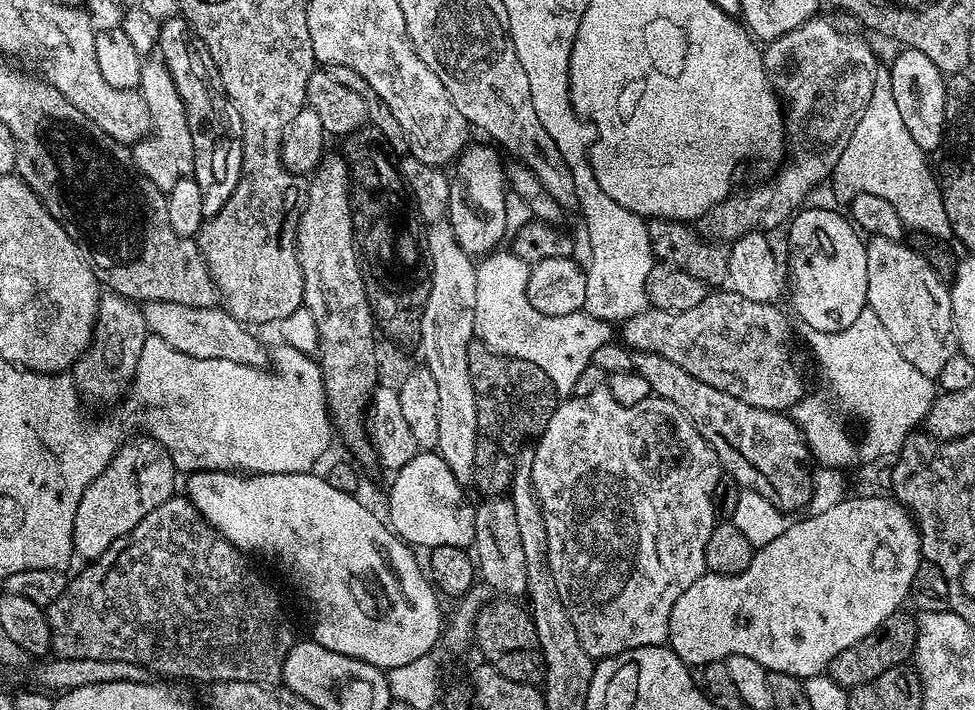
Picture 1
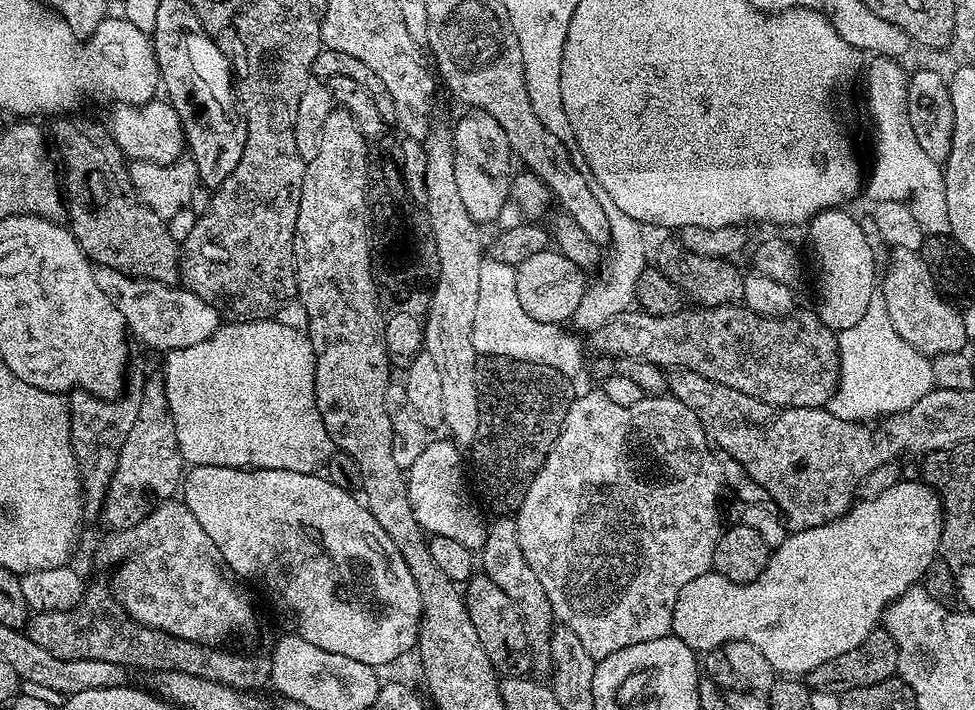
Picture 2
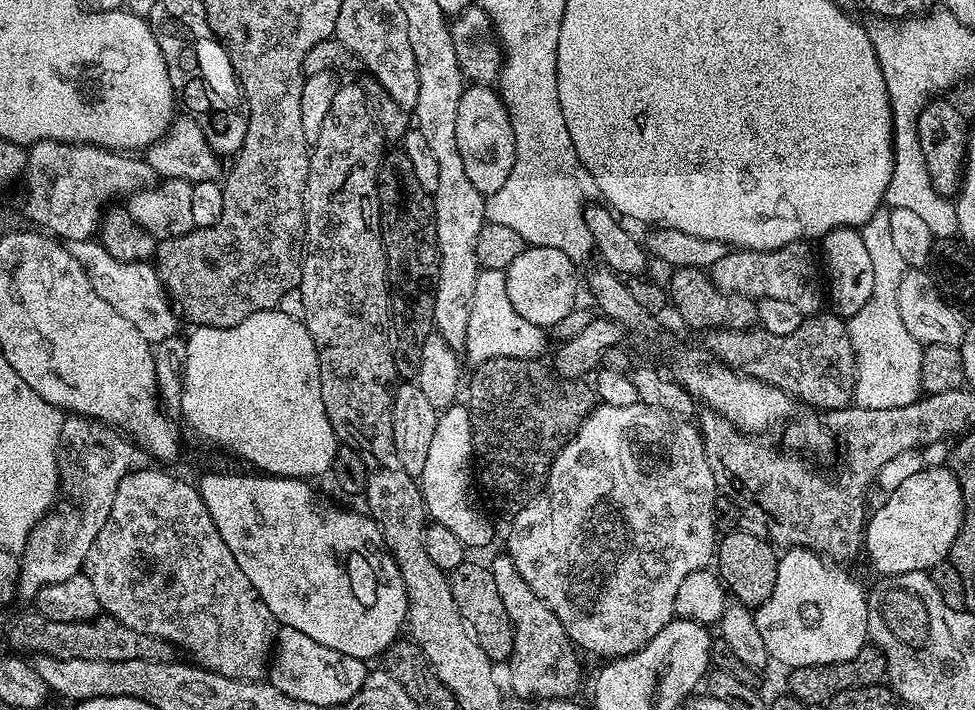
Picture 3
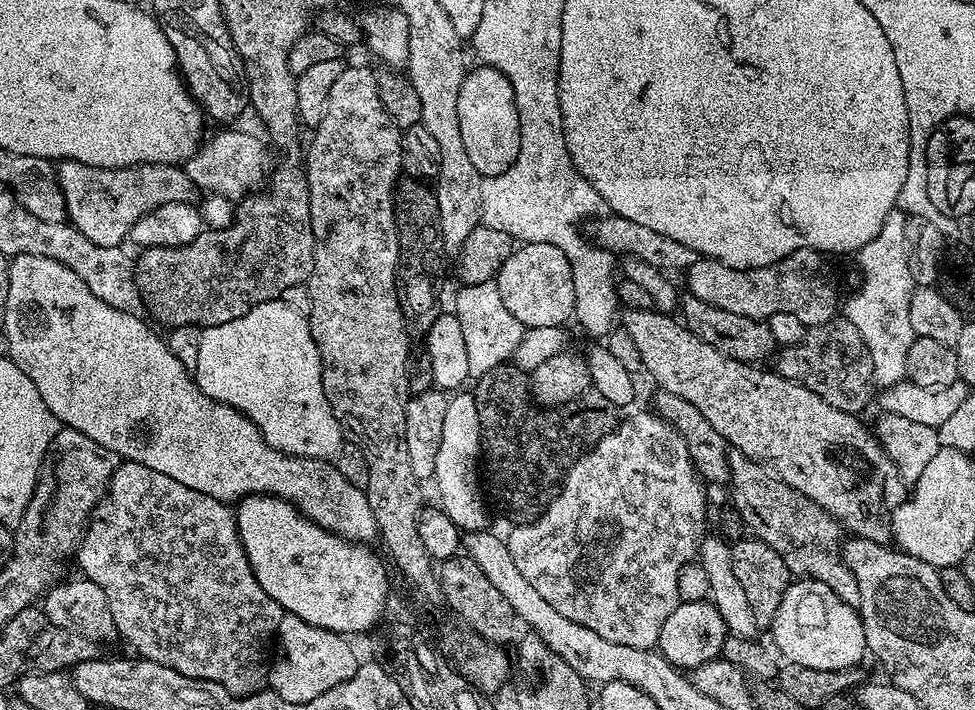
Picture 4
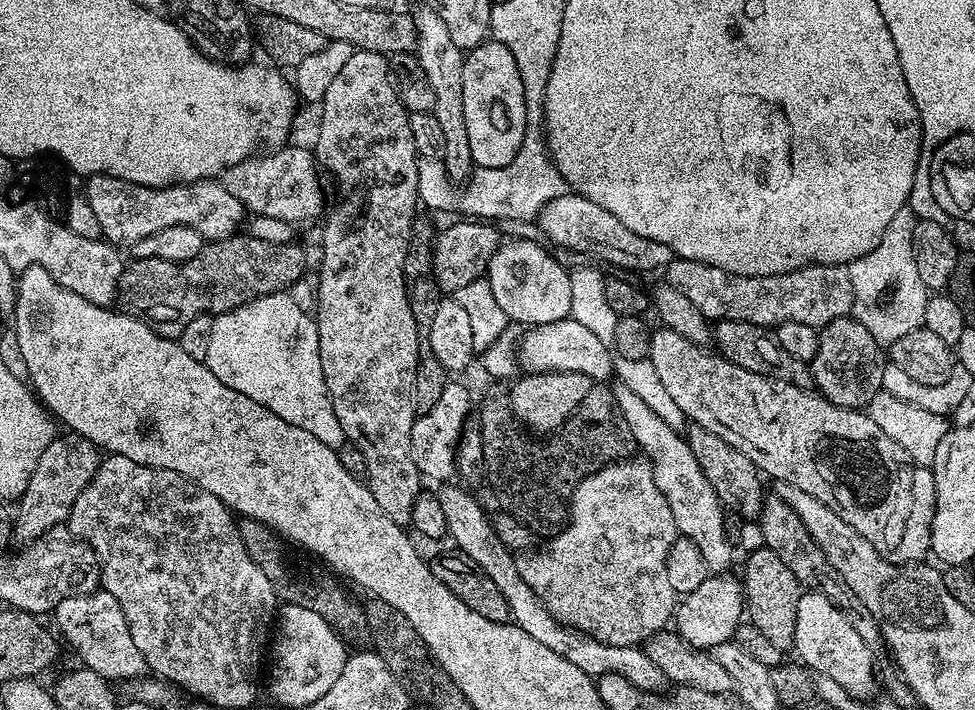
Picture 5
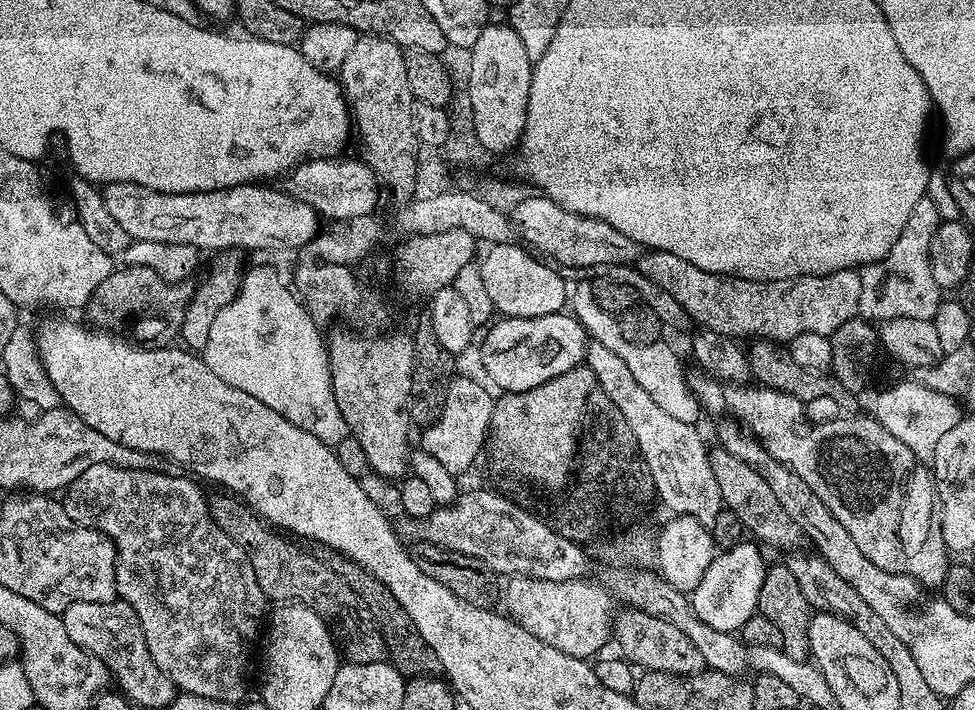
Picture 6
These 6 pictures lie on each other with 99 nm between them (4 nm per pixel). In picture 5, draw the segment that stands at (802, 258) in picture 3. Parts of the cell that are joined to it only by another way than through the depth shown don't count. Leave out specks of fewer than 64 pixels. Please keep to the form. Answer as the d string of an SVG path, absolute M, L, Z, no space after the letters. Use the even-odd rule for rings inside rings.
M673 258L666 275L667 283L690 298L709 322L737 320L769 330L782 322L802 322L819 330L834 322L834 318L849 315L854 302L854 286L850 286L850 274L842 264L811 264L773 276L739 276L718 270L718 266Z

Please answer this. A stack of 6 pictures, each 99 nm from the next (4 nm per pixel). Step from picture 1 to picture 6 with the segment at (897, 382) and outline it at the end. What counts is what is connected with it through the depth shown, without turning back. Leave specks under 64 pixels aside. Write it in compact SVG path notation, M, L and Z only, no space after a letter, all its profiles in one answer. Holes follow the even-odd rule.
M925 198L914 206L914 214L906 218L906 226L884 260L865 264L859 269L862 298L859 315L869 322L890 318L922 318L932 320L942 303L942 289L930 274L930 244L942 223L934 201Z

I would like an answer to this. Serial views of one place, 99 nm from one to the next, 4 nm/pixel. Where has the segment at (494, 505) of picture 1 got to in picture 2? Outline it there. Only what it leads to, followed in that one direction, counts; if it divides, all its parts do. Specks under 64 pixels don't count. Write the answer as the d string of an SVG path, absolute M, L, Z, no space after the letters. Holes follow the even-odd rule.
M496 518L488 524L488 533L483 548L479 549L478 560L484 563L483 575L490 578L490 582L498 585L506 598L514 602L522 622L526 626L528 635L528 646L534 657L534 664L537 669L551 669L552 660L548 656L548 647L552 637L554 627L554 617L550 598L546 598L546 590L542 590L542 582L534 575L534 570L526 562L526 557L522 555L522 546L518 546L518 530L516 521L512 518Z

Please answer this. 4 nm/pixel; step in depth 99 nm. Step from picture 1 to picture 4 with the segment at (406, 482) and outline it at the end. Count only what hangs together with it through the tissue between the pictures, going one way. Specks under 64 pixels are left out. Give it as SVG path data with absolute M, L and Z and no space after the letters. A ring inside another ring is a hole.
M468 390L457 391L448 396L446 418L442 421L442 440L438 442L438 458L434 458L434 485L436 484L436 492L440 495L439 507L450 514L454 526L458 526L464 534L482 532L489 527L488 508L480 497L482 480L478 475L478 461L481 456L480 423L475 395Z

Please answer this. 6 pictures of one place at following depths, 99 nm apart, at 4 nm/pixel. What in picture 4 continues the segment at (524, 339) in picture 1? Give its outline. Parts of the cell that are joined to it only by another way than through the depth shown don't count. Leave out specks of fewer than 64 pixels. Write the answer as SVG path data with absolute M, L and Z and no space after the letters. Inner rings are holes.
M495 280L466 284L456 296L454 315L462 322L462 335L466 341L466 355L470 362L469 377L485 376L494 366L507 364L513 359L526 327L506 310Z

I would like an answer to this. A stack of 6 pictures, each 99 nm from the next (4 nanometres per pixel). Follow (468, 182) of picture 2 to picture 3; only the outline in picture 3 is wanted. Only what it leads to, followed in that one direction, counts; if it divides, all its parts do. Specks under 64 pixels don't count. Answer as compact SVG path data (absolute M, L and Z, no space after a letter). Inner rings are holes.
M472 84L465 87L462 98L458 102L458 150L462 154L462 166L466 166L466 178L484 197L495 194L510 174L510 166L514 166L516 157L516 129L508 117L508 108L500 99L499 91L486 84Z

